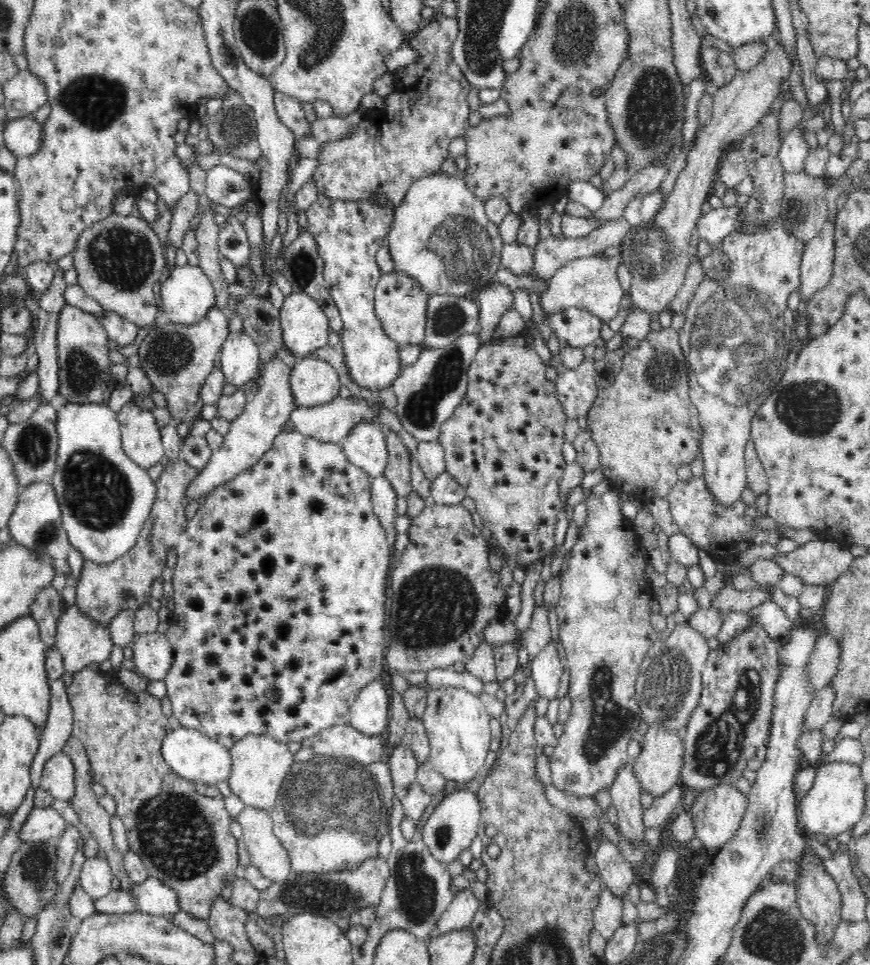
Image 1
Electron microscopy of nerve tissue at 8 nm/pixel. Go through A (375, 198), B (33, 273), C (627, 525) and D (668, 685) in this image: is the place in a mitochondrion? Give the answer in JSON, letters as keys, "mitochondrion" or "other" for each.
{"A":"other","B":"other","C":"other","D":"mitochondrion"}

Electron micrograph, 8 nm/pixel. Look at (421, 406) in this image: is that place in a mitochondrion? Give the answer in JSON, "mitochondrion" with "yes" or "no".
{"mitochondrion":"yes"}

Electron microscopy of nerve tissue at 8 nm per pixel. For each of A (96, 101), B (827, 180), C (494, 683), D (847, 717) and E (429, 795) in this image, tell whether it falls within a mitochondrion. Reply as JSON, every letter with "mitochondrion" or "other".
{"A":"mitochondrion","B":"other","C":"other","D":"other","E":"other"}

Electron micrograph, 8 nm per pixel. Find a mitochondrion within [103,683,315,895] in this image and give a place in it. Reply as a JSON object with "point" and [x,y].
{"point":[174,832]}

